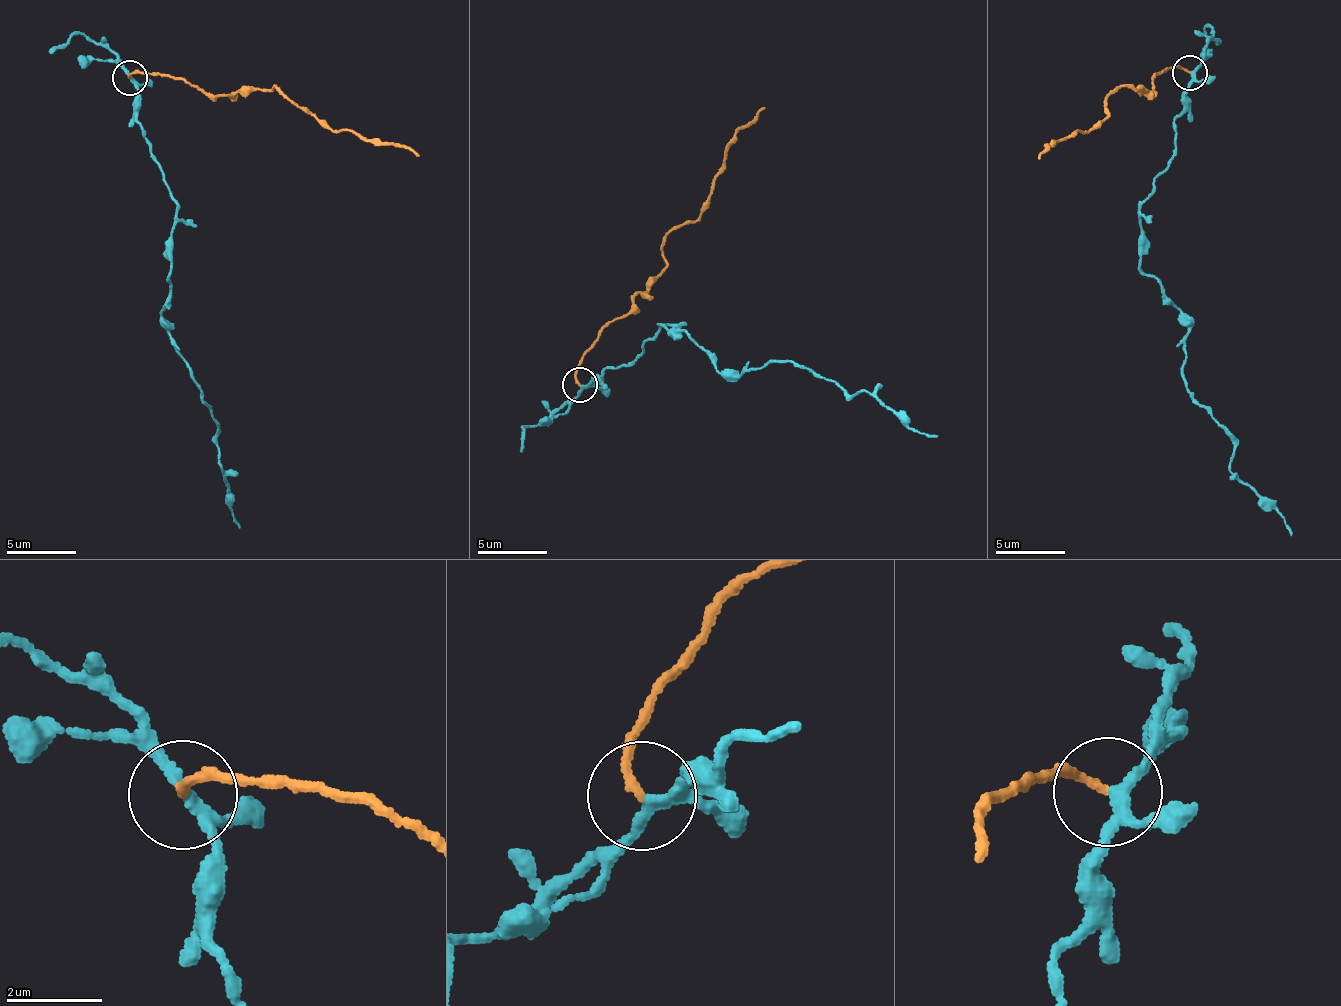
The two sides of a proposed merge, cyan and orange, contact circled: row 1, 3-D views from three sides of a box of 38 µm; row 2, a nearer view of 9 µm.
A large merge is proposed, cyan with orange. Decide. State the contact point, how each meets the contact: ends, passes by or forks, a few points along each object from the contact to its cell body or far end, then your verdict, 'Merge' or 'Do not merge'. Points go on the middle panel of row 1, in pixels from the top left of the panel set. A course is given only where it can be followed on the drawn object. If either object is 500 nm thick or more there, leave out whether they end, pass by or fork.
Place: (580, 385). At the ring cyan forks. At the ring orange ends. Course of cyan: (580, 386), (636, 362), (657, 326), (688, 333), (736, 377), (770, 361), (797, 362), (938, 436). Course of orange: (580, 386), (575, 372), (596, 336), (646, 294), (665, 265), (663, 237), (702, 213), (729, 144), (766, 108). Do not merge

